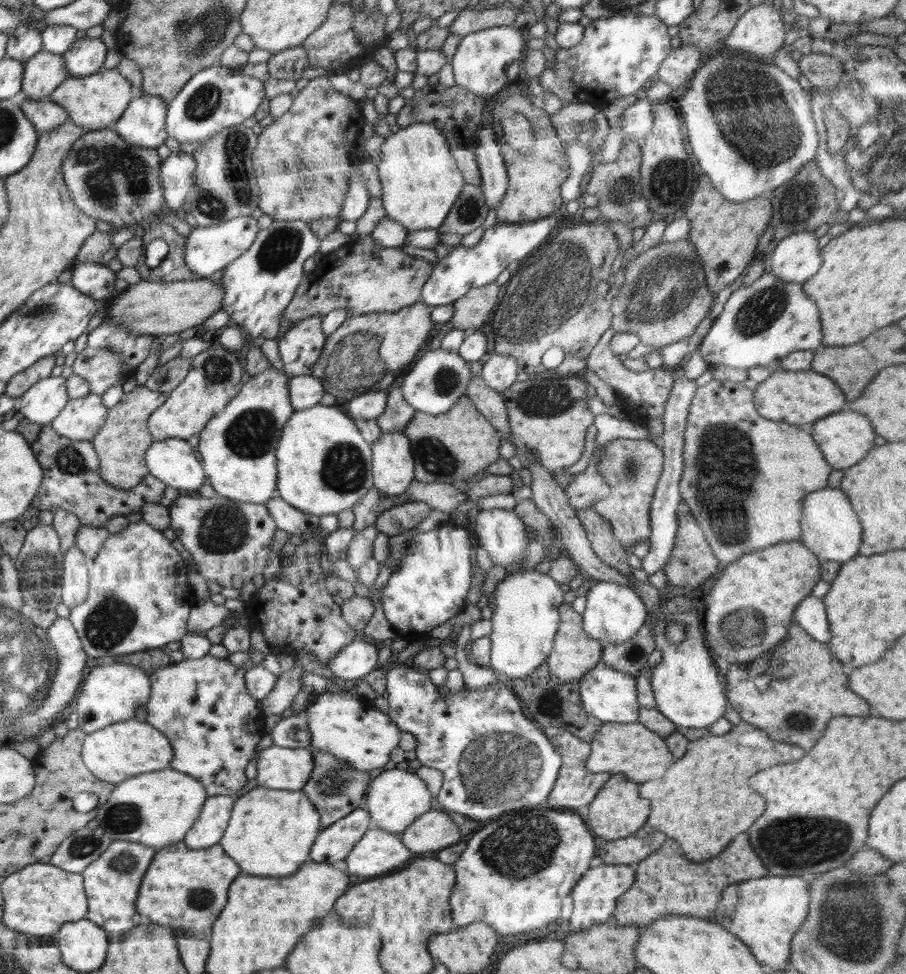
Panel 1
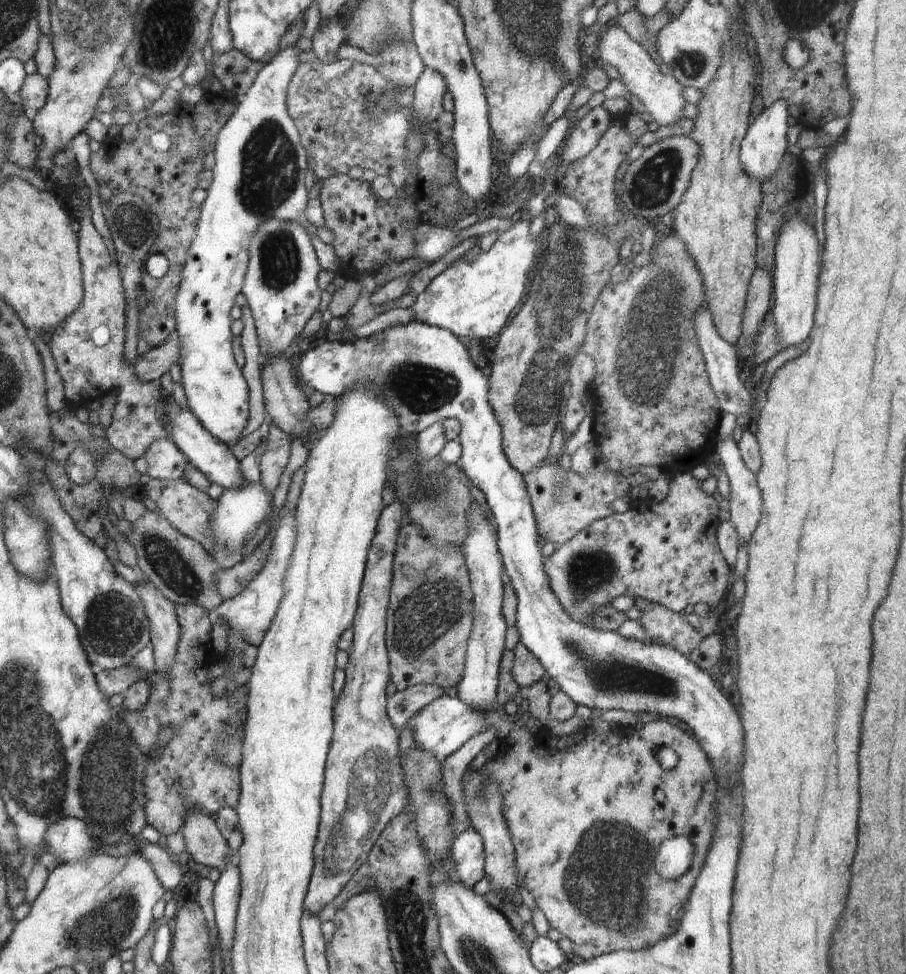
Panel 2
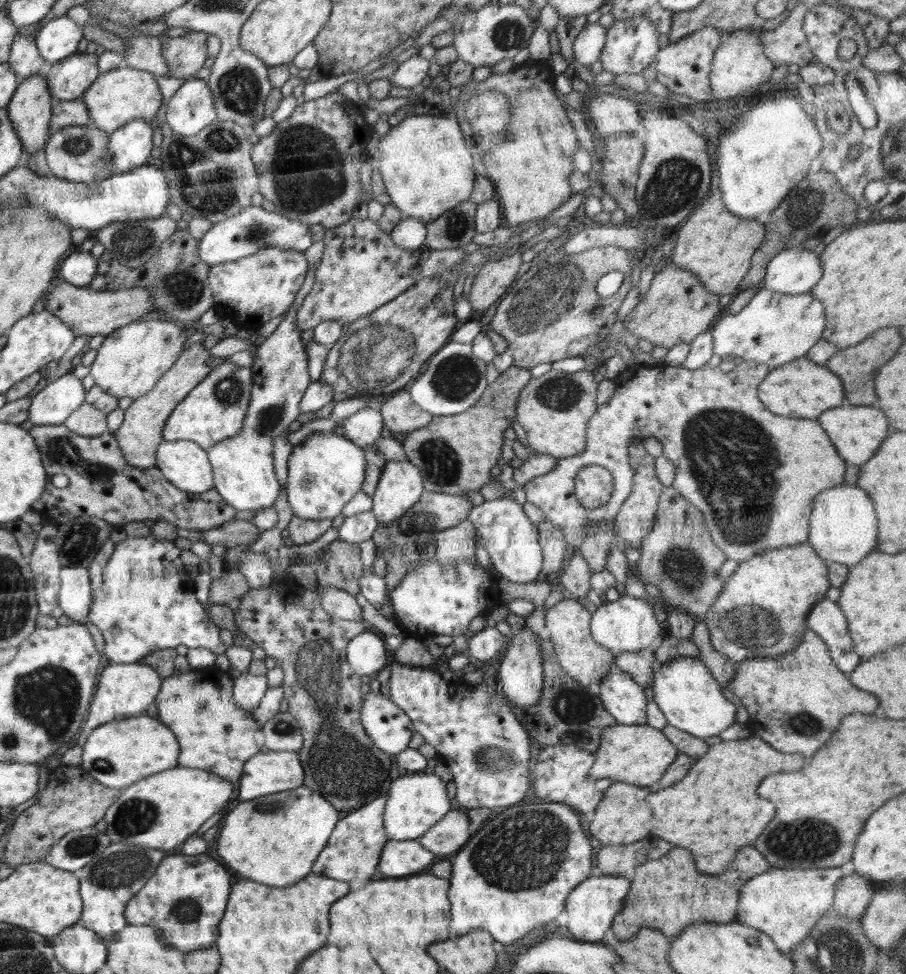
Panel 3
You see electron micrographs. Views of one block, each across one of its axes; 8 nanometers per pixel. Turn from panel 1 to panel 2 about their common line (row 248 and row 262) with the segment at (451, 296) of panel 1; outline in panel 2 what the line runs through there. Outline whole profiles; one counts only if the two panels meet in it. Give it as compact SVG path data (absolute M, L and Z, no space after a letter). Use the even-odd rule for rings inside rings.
M518 219L508 230L500 234L488 252L481 251L476 256L472 256L469 251L464 252L457 260L458 270L454 261L450 267L432 279L426 290L416 297L416 302L411 306L413 318L418 322L449 330L457 338L475 338L483 341L500 334L508 324L510 314L516 312L514 308L522 302L528 282L527 274L534 268L535 258L540 251L540 236L536 239L530 237L529 223Z

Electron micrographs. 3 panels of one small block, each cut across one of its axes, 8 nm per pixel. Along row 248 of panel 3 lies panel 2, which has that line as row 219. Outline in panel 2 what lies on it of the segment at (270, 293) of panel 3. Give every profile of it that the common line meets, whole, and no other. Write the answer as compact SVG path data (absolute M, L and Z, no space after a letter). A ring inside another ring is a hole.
M266 215L266 219L258 225L255 233L252 233L249 240L249 263L244 273L241 292L254 317L261 364L289 353L290 345L301 334L306 322L318 309L320 298L322 298L322 290L317 283L320 270L322 268L312 246L311 236L301 224L294 221L281 221Z

